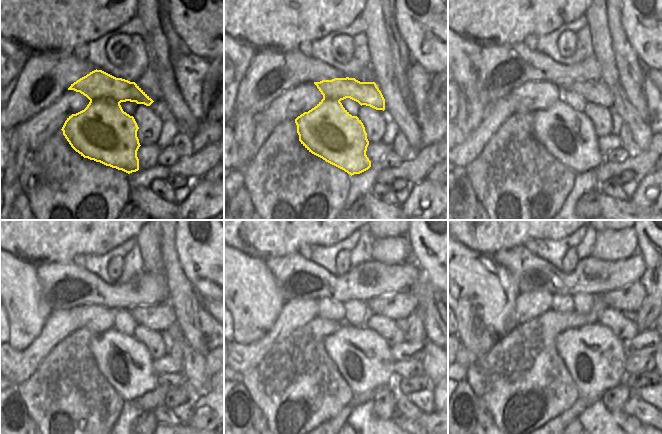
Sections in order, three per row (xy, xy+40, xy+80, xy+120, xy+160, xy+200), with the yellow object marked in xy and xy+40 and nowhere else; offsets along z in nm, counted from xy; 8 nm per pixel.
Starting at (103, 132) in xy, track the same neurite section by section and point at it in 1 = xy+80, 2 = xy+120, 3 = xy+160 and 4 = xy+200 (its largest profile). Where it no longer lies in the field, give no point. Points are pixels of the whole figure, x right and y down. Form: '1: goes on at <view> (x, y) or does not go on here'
1: goes on at xy+80 (569, 136)
2: goes on at xy+120 (126, 363)
3: goes on at xy+160 (363, 357)
4: goes on at xy+200 (594, 357)

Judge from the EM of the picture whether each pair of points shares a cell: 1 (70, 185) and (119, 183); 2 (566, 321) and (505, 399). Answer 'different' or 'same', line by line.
1: same
2: same

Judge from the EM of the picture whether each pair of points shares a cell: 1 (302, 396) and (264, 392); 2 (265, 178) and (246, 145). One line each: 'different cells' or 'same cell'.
1: same cell
2: different cells

